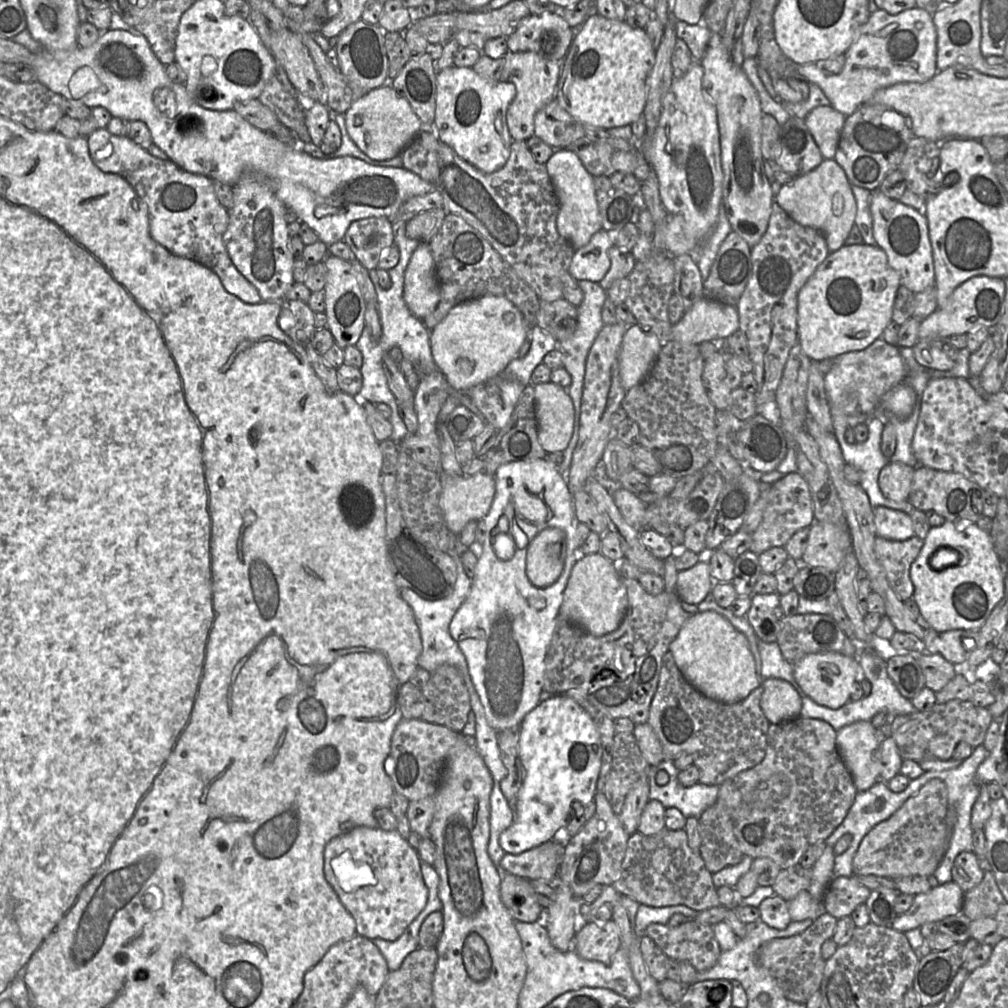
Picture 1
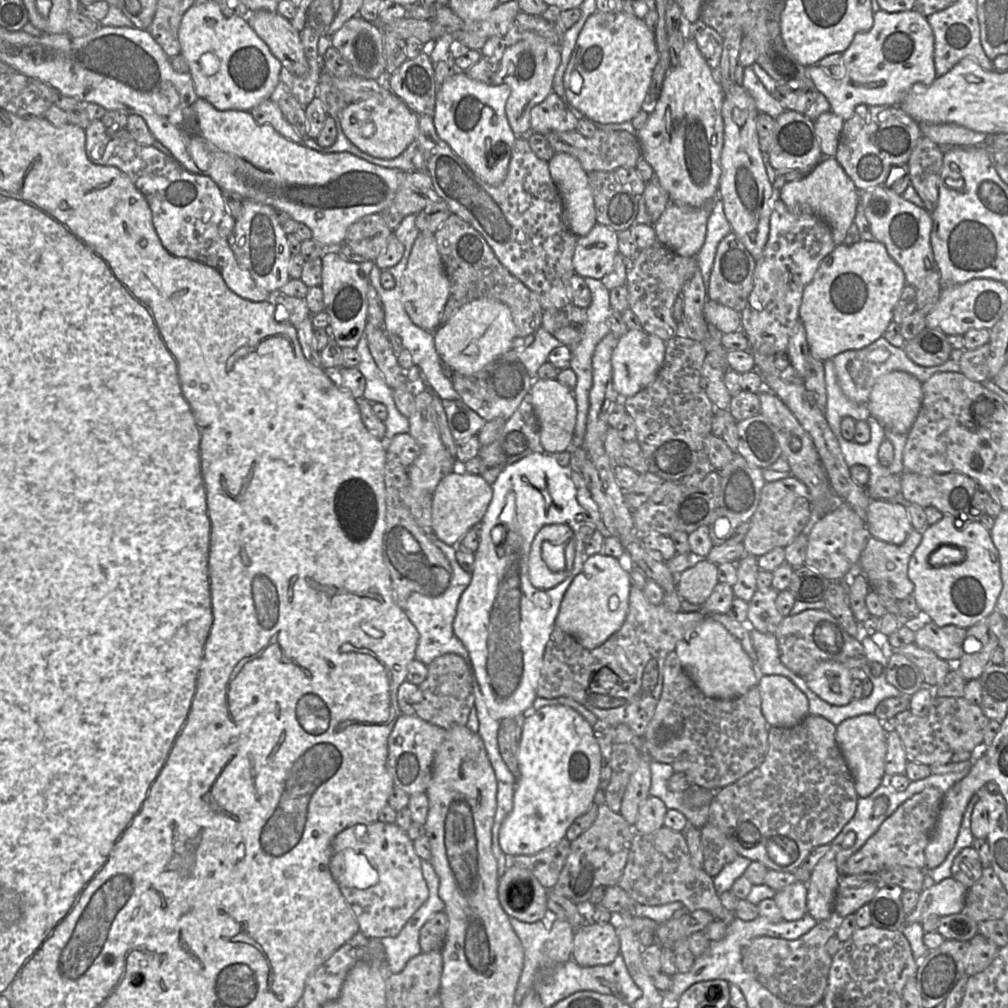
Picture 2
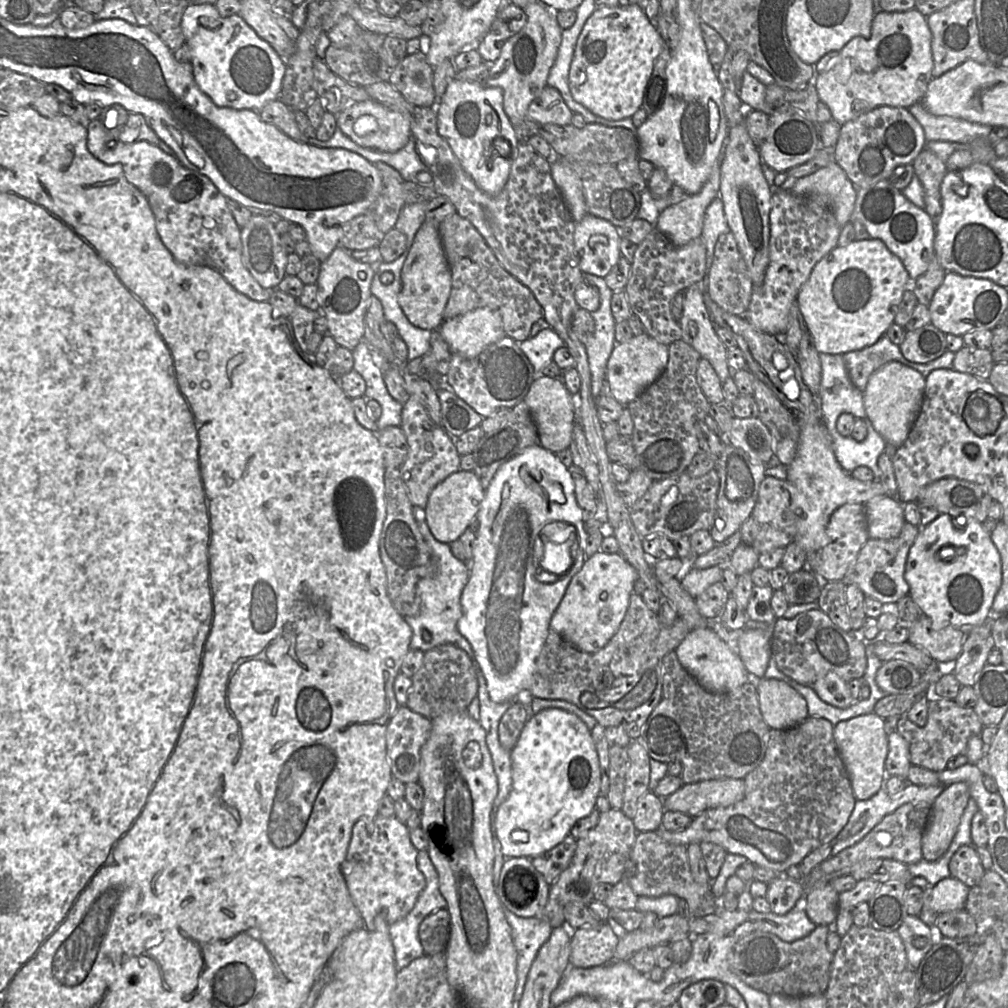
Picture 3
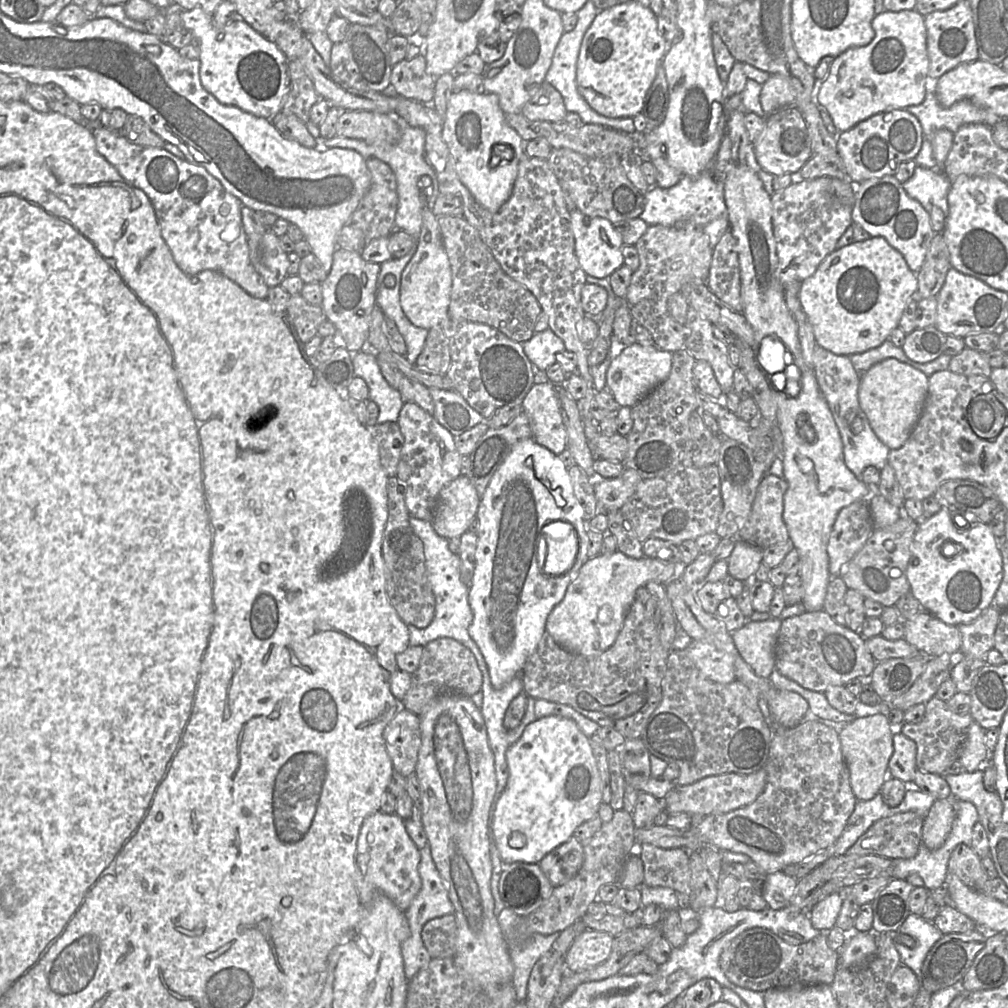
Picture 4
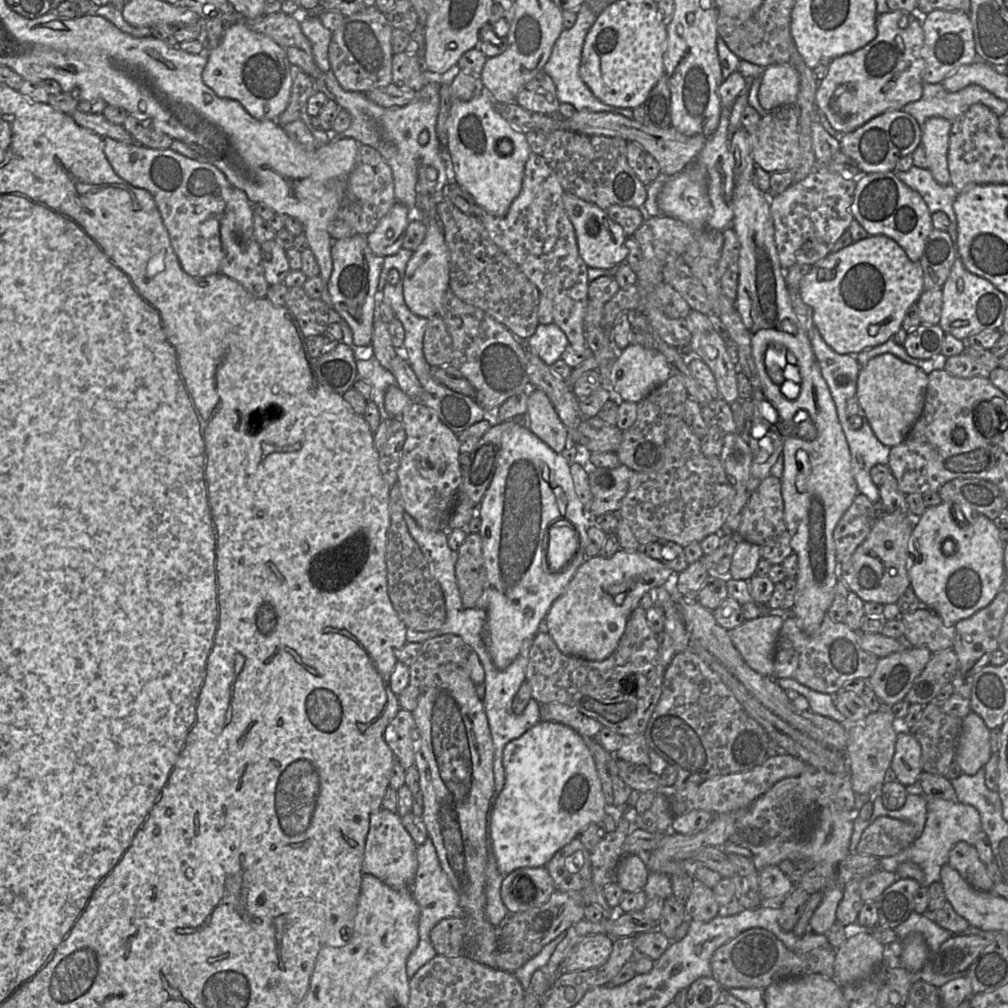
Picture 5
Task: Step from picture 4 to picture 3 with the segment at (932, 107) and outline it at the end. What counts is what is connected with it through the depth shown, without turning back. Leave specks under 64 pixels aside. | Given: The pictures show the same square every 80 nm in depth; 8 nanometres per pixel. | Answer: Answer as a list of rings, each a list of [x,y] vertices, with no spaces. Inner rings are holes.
[[[916,103],[908,109],[922,126],[927,142],[970,143],[978,139],[987,139],[993,128],[960,118],[932,115],[922,103]]]

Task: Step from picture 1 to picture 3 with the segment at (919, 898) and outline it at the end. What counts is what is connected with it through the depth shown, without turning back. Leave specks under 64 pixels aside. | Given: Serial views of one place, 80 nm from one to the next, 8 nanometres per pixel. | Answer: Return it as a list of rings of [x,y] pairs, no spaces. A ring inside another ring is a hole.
[[[948,877],[923,891],[923,907],[938,914],[962,910],[965,907],[969,887],[961,881]]]

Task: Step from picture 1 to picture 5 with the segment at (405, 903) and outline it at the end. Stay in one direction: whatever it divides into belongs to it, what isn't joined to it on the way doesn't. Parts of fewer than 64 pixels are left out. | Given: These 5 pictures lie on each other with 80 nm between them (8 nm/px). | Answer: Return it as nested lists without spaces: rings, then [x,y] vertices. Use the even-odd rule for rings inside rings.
[[[383,808],[372,813],[364,847],[363,874],[371,874],[393,889],[411,892],[417,868],[417,845],[399,815]]]

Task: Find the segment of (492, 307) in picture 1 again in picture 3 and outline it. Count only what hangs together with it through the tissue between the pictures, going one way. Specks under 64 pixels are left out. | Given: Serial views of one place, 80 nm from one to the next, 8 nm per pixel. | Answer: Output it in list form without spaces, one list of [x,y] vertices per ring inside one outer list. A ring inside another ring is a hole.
[[[488,307],[477,308],[444,320],[439,331],[451,354],[472,359],[506,336],[500,314]]]

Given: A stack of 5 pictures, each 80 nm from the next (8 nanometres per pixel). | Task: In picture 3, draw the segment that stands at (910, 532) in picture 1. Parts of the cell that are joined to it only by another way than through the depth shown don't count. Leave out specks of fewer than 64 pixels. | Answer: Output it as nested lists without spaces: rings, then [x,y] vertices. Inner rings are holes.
[[[878,495],[864,506],[870,538],[888,540],[899,536],[906,521],[903,503],[896,496]]]

